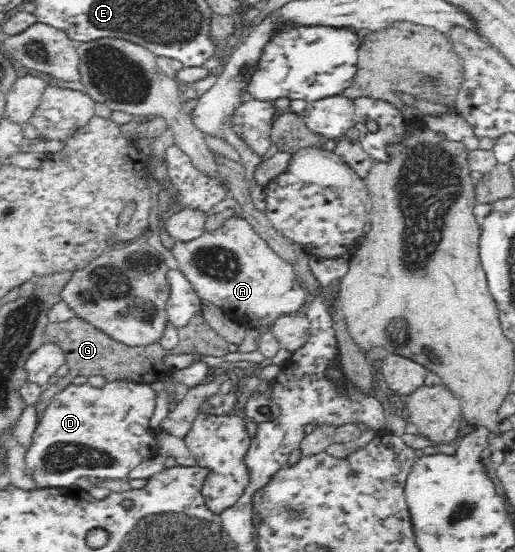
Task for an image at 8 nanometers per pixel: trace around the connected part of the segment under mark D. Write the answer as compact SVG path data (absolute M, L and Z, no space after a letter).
M113 381L101 388L91 384L73 385L58 391L40 414L31 444L25 449L27 470L40 488L68 488L80 477L98 477L107 482L125 481L128 473L142 460L158 455L156 435L161 430L150 427L150 418L156 407L157 392L148 384Z

